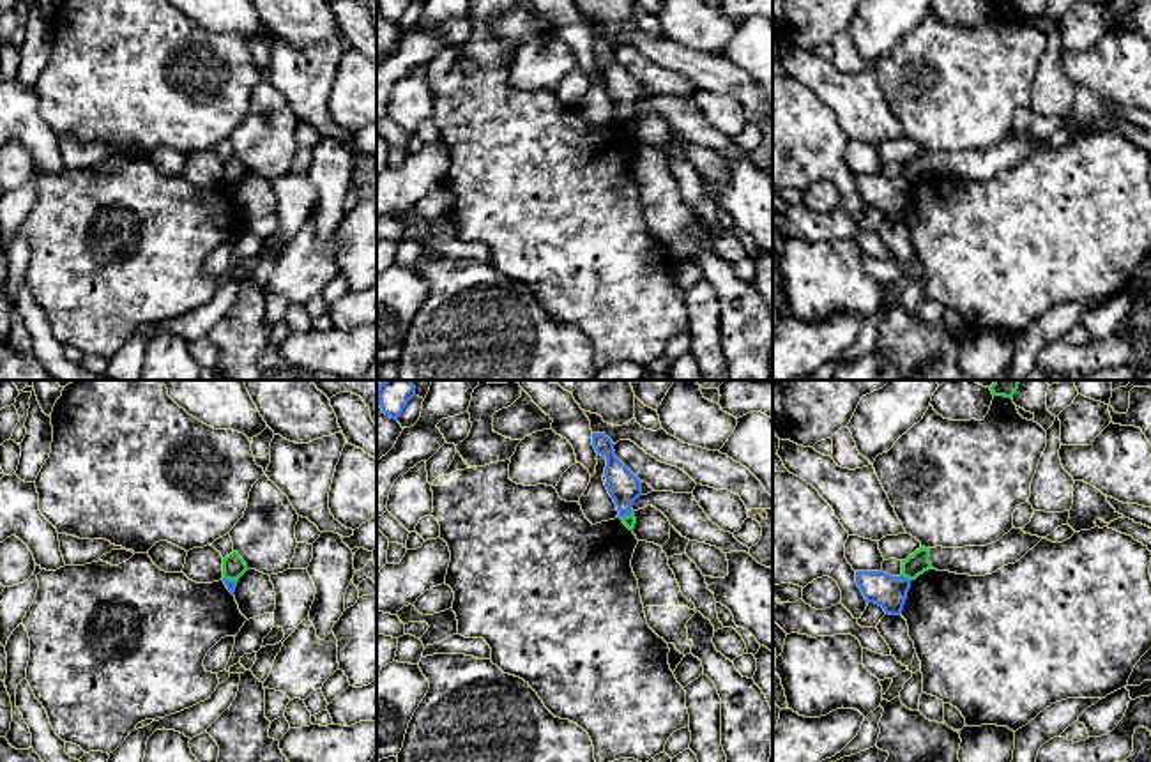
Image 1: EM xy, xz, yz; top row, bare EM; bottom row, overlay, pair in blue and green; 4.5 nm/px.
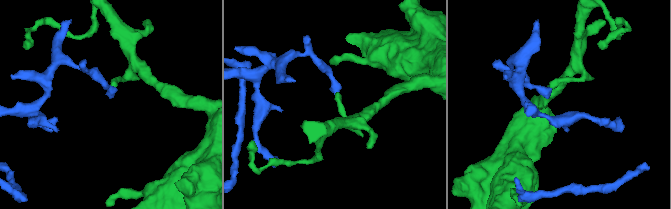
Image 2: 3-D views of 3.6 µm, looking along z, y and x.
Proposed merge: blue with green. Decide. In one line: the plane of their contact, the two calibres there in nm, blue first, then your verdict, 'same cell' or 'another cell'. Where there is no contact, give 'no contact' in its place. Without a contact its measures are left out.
contact in yz; calibres 150 and 100 nm; another cell

